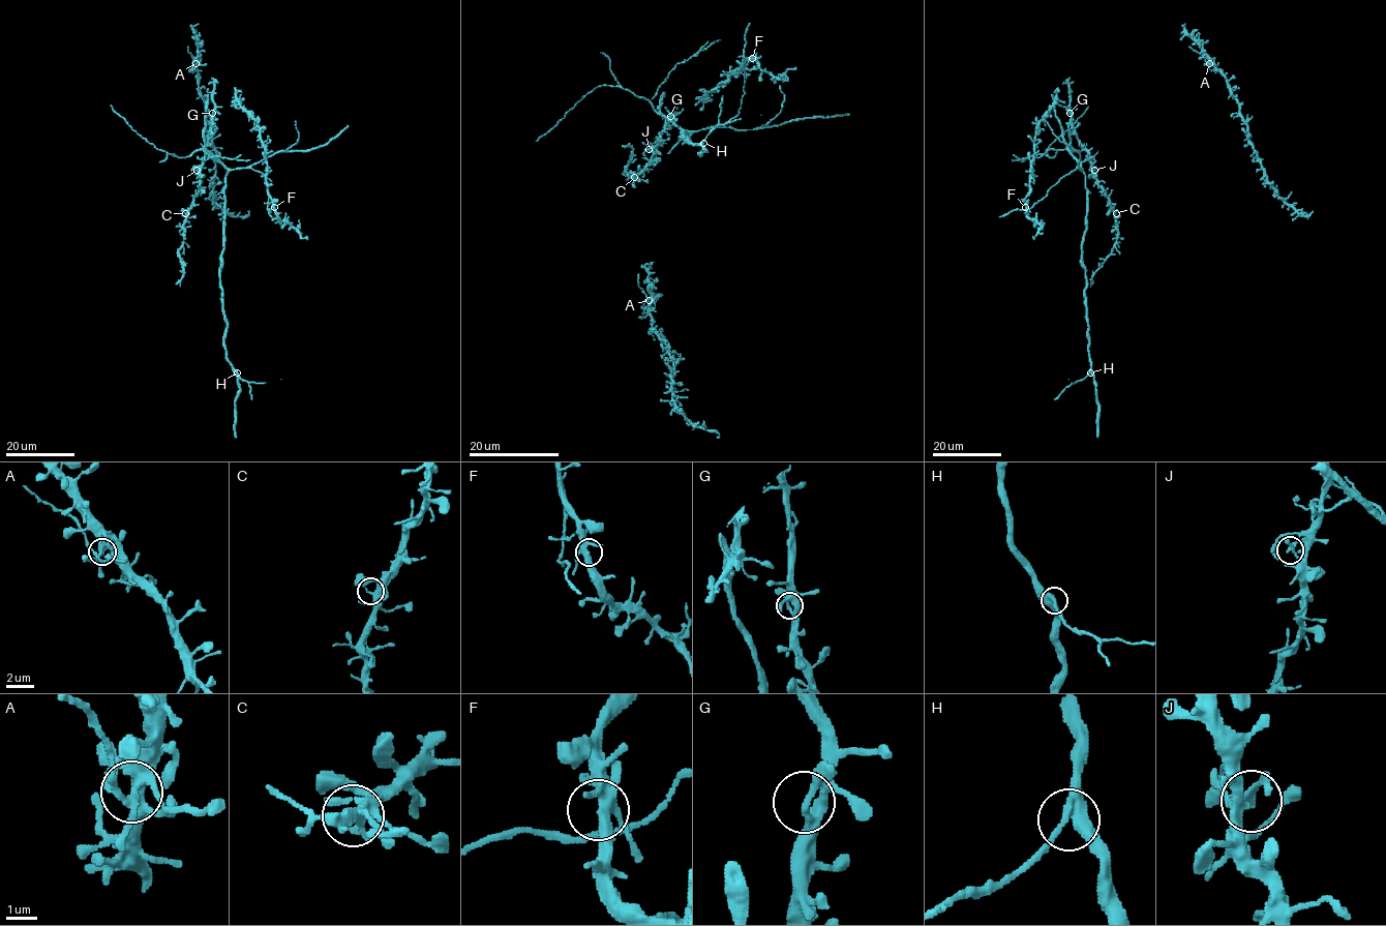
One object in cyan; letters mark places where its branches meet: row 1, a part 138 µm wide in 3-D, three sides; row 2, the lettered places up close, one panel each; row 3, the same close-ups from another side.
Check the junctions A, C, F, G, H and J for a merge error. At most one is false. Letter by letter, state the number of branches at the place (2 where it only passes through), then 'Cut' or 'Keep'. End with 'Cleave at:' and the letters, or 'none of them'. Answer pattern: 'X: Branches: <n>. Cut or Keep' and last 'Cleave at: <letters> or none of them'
A: Branches: 4. Cut
C: Branches: 4. Keep
F: Branches: 4. Keep
G: Branches: 3. Keep
H: Branches: 3. Keep
J: Branches: 3. Keep
Cleave at: A

